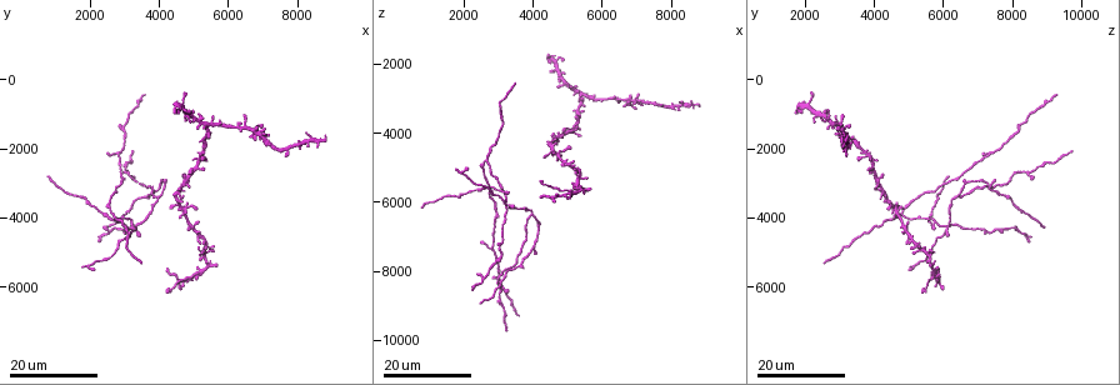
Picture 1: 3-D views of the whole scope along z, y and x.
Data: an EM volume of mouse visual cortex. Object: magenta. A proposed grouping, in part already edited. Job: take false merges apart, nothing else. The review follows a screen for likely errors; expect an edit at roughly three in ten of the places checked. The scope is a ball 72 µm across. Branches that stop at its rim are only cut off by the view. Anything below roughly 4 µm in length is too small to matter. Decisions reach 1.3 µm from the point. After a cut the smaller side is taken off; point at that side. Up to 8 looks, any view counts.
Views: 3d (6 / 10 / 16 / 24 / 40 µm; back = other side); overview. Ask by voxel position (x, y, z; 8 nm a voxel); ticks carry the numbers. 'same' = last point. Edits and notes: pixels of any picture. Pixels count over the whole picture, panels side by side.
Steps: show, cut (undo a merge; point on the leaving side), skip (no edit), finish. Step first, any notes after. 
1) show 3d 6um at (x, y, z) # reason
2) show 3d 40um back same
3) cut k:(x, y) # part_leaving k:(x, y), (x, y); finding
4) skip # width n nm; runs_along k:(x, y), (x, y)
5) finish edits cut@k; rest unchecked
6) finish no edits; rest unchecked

show 3d 24um at (4000, 3400, 6300) # a fork

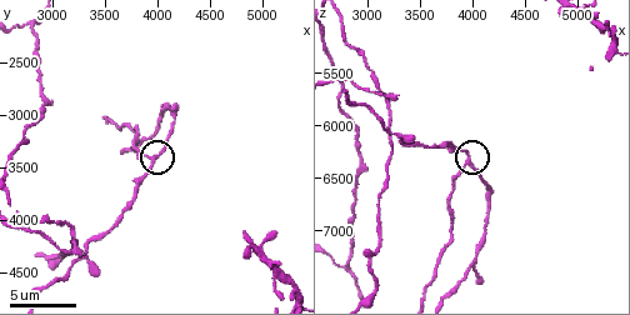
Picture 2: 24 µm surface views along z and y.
show 3d 6um at (3960, 3380, 6360)

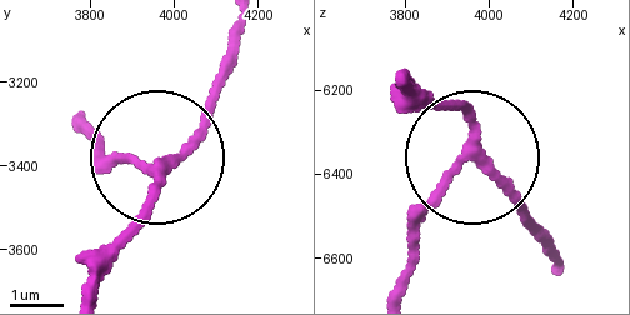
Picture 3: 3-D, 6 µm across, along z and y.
skip # width 170 nm; all the same cell

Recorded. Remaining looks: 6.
show 3d 16um at (2600, 3900, 4800) # side arm on a straight run

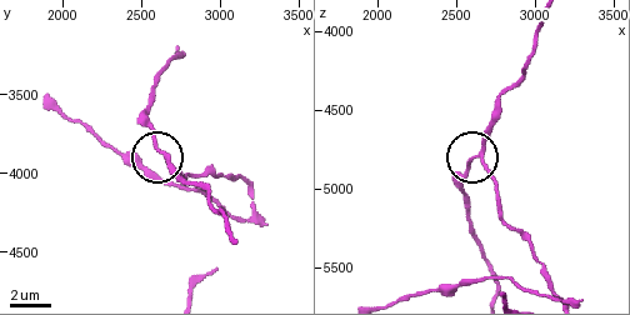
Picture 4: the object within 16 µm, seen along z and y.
show 3d 10um at (2640, 3860, 4780)

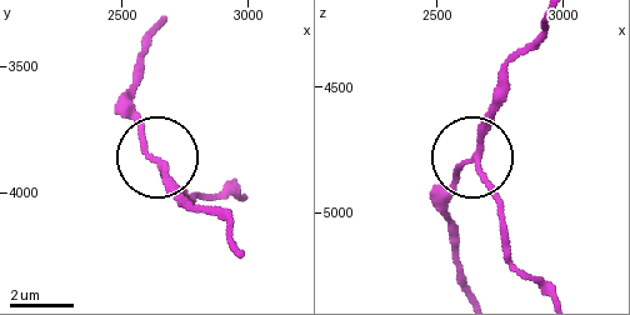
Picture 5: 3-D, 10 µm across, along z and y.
show 3d 6um at (2630, 3860, 4800)

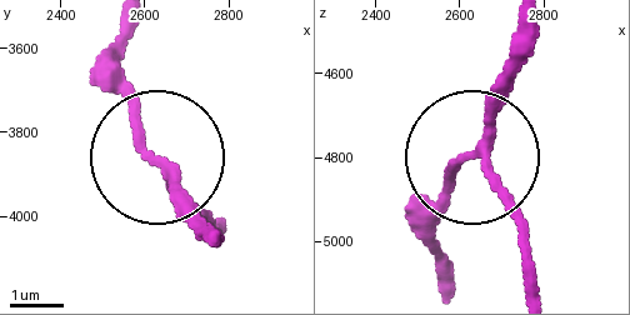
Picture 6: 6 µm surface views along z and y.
skip # side_arm 25 um; one cell here

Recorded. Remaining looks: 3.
show 3d 16um at (1800, 3400, 5800)

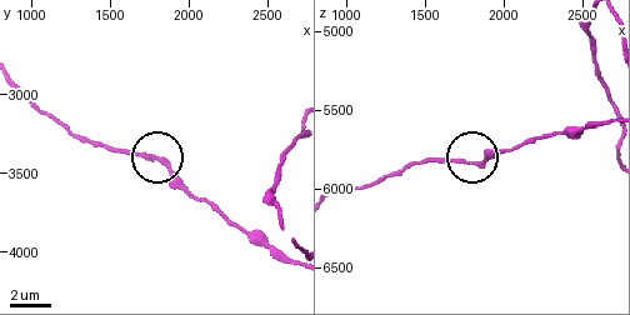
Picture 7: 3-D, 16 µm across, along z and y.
show 3d 6um at (1820, 3440, 5820) # zoom in

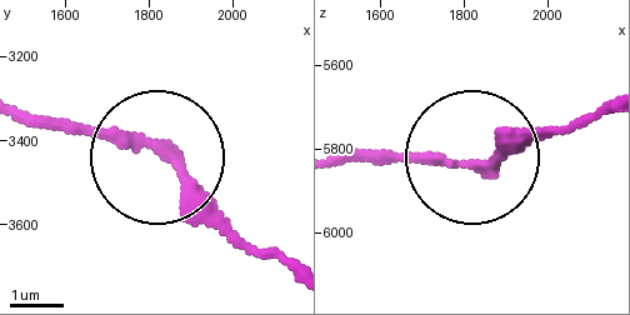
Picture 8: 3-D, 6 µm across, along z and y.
skip # width 210 nm; runs_along 8:(293, 278), (144, 148), (24, 120); all the same cell

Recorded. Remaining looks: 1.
finish no edits; rest unchecked

